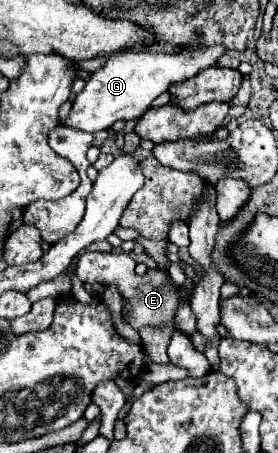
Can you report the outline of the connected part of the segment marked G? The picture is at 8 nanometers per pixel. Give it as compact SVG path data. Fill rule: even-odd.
M224 46L210 48L184 48L180 54L142 54L142 52L122 52L106 60L106 64L90 74L84 90L74 98L70 114L64 122L66 128L82 132L98 132L110 128L118 120L138 120L152 104L156 96L166 92L170 84L188 80L200 70L214 66L216 60L226 52Z

